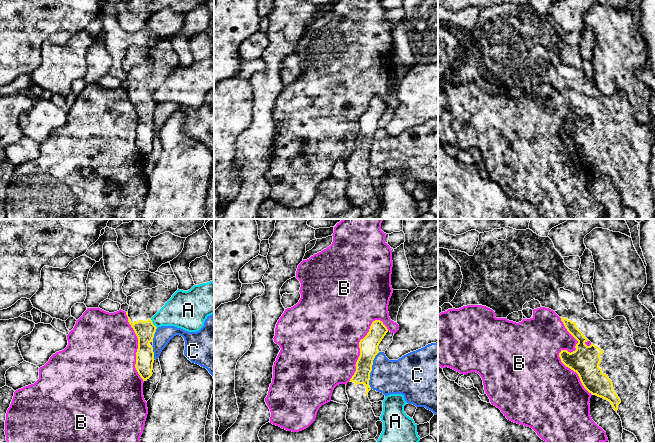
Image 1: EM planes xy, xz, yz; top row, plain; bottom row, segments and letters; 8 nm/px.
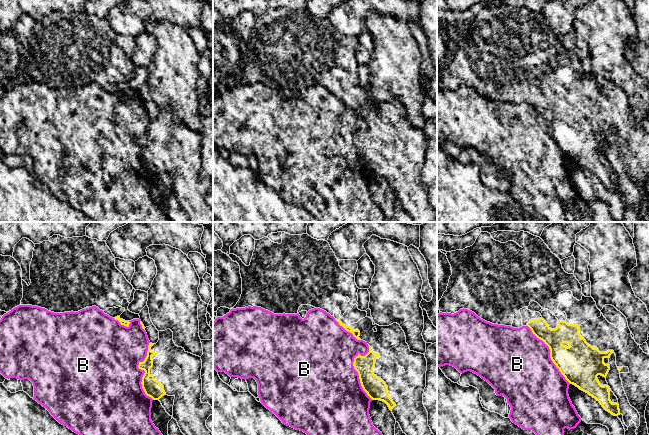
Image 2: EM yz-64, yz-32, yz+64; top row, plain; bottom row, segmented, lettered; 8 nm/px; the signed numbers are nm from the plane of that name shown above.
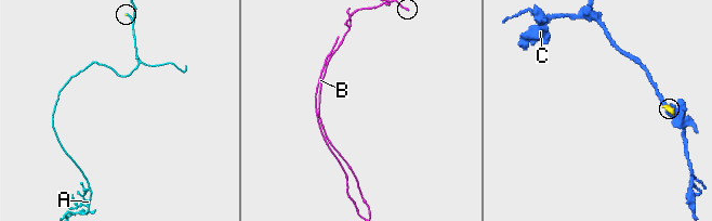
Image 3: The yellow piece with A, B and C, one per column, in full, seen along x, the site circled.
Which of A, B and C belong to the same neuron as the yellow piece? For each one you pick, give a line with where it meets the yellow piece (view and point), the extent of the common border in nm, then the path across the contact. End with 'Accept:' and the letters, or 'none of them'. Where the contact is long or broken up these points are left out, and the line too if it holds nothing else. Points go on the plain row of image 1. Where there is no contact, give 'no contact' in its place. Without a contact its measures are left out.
Accept: none of them

